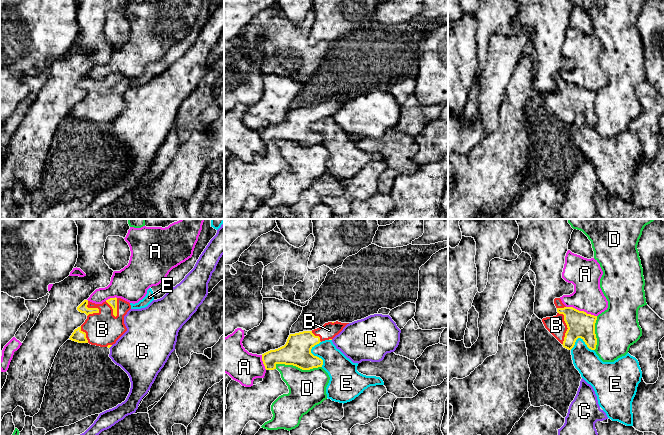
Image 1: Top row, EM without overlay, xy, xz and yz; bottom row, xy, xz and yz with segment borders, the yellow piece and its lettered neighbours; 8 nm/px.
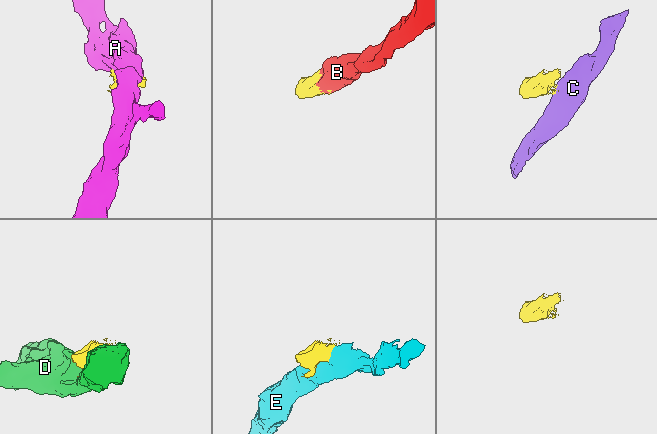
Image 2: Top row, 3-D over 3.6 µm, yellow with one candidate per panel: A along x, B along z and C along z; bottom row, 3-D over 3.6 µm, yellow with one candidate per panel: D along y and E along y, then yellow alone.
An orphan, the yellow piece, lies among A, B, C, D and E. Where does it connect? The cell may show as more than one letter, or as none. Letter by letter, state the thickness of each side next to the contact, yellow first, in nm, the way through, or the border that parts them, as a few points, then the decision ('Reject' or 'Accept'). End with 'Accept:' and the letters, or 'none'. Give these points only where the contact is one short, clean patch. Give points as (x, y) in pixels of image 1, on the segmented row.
A: Thickness 200 nm (yellow) against 240 nm. Reject
B: Thickness 70 nm (yellow) against 280 nm. Accept
C: Thickness 20 nm (yellow) against 400 nm. Reject
D: Thickness 220 nm (yellow) against 300 nm. Reject
E: Thickness 220 nm (yellow) against 220 nm. Reject
Accept: B

